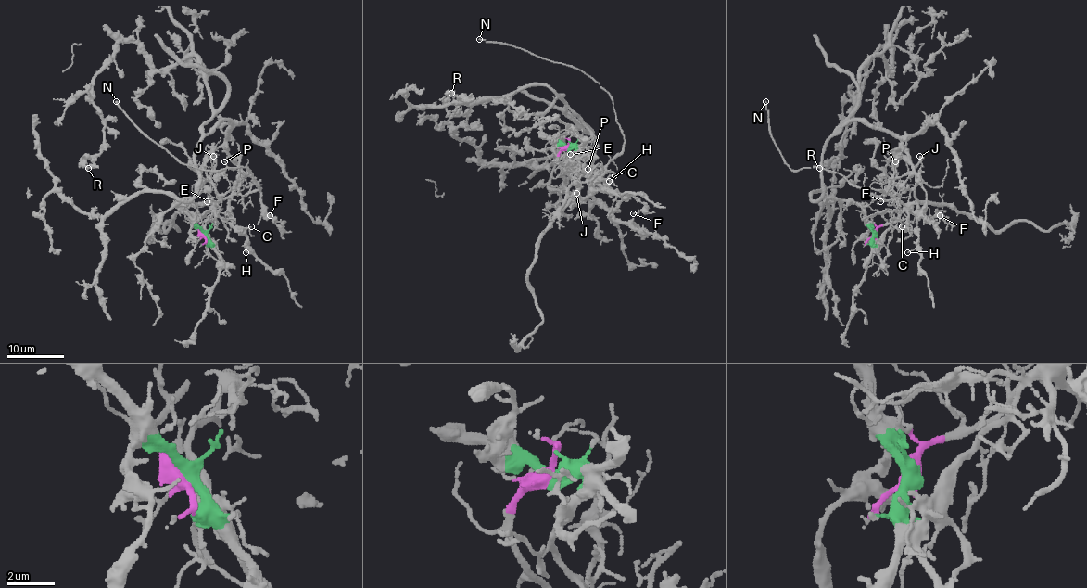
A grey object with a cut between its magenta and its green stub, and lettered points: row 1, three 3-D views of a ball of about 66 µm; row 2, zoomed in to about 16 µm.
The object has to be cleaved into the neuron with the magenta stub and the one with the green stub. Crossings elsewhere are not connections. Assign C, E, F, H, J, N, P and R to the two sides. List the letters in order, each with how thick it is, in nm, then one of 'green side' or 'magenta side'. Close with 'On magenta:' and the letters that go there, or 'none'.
C: 140 nm | magenta side
E: 100 nm | magenta side
F: 140 nm | green side
H: 180 nm | green side
J: 280 nm | magenta side
N: 220 nm | magenta side
P: 100 nm | magenta side
R: 200 nm | green side
On magenta: C, E, J, N, P

